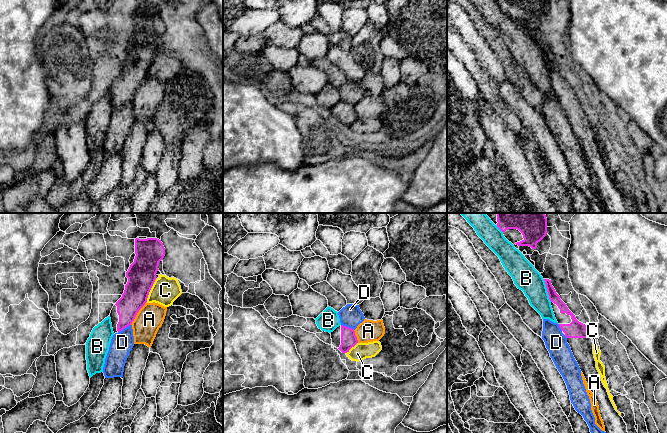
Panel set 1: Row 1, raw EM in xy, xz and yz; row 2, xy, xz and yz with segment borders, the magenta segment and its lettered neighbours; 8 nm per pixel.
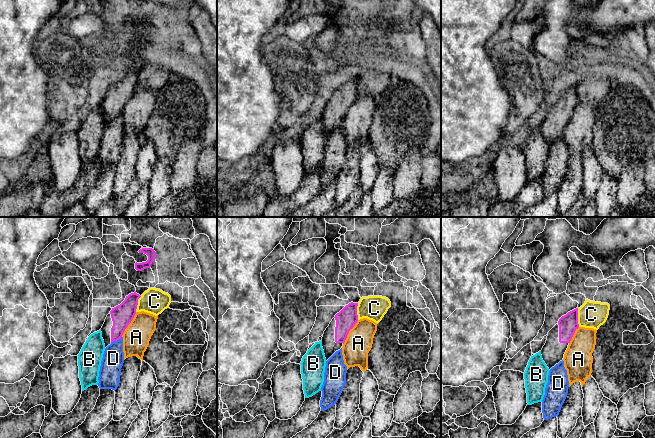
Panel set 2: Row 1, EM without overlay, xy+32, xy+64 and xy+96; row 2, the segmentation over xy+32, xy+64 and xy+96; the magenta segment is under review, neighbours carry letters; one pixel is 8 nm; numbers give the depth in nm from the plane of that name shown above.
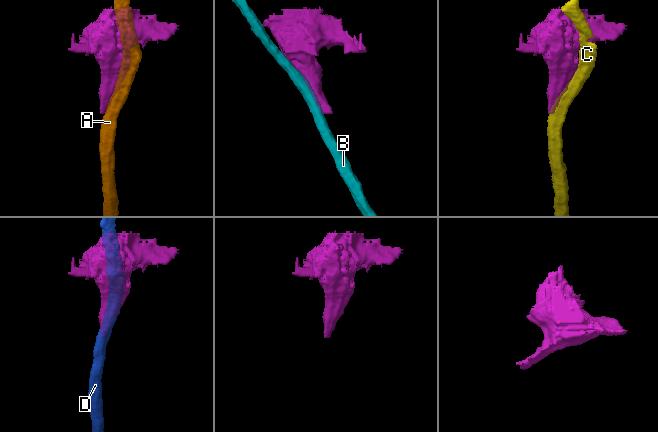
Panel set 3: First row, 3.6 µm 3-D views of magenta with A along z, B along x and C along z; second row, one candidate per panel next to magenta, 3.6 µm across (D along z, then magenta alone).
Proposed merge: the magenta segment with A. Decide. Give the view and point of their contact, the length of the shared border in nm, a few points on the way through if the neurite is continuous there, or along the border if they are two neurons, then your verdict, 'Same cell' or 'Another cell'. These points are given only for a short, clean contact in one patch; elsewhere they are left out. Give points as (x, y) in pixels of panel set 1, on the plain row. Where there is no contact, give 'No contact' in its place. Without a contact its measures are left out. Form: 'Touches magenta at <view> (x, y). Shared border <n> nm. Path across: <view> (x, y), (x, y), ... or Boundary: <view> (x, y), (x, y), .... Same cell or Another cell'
Touches magenta at xy (137, 88). Shared border 240 nm. Another cell

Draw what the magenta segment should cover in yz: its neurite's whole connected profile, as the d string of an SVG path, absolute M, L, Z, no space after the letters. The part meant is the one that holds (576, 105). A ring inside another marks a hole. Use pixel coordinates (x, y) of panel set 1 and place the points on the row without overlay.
M544 55L544 57L559 103L566 112L573 132L586 155L590 167L598 178L607 213L630 213L626 199L615 186L607 165L601 157L593 130L593 118L586 106L586 101L579 98L560 75L551 60L551 56Z

